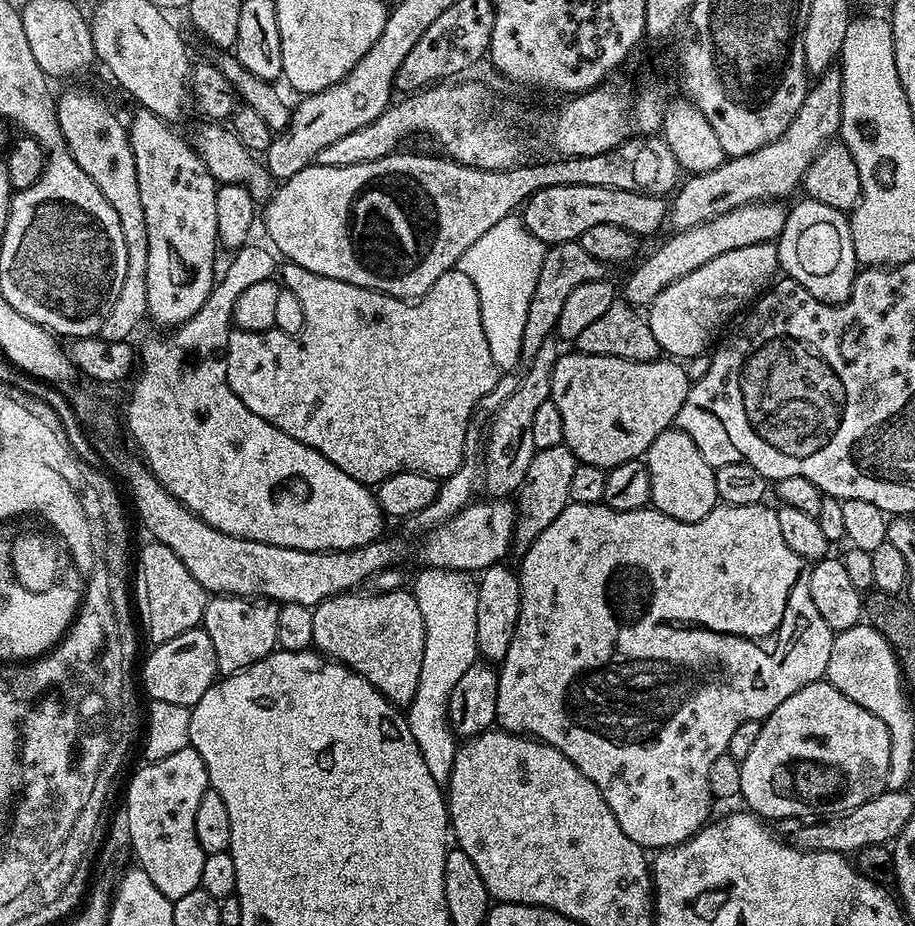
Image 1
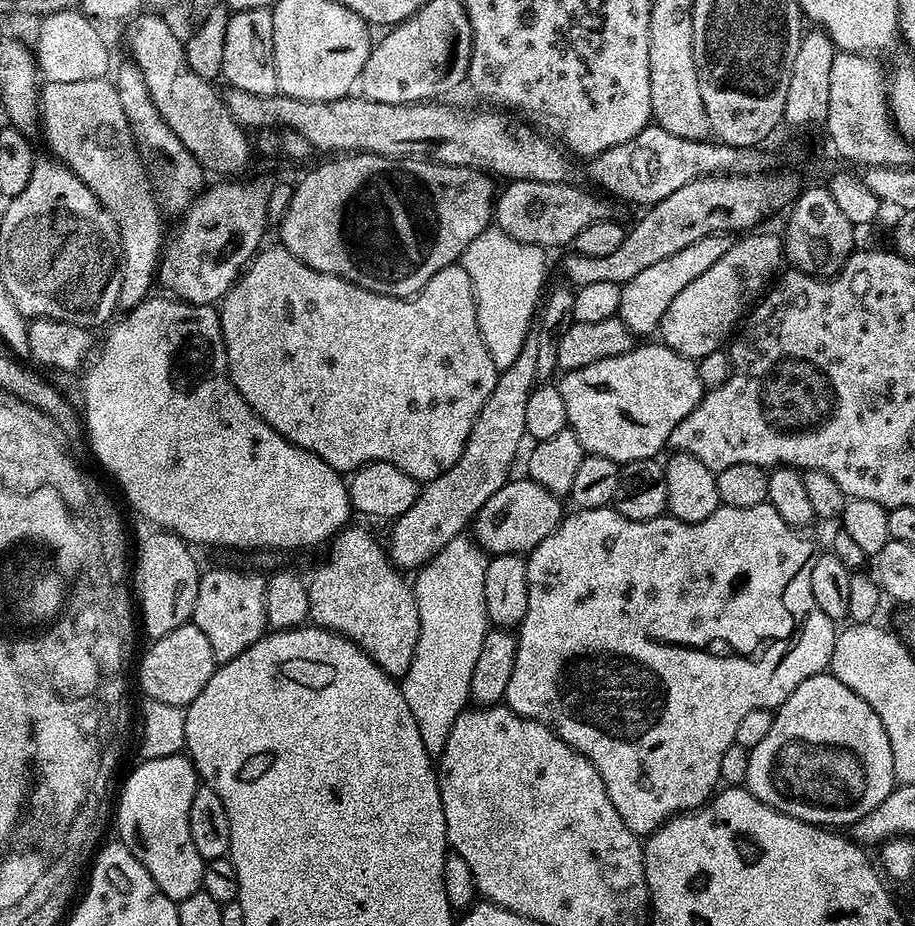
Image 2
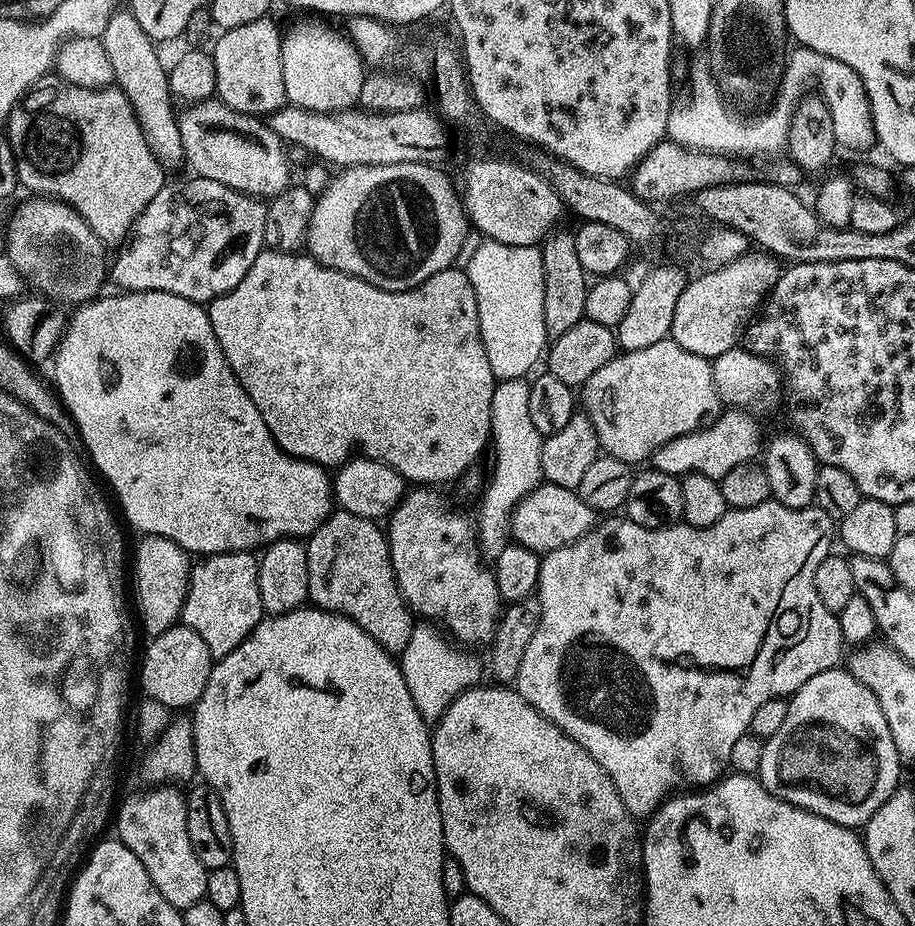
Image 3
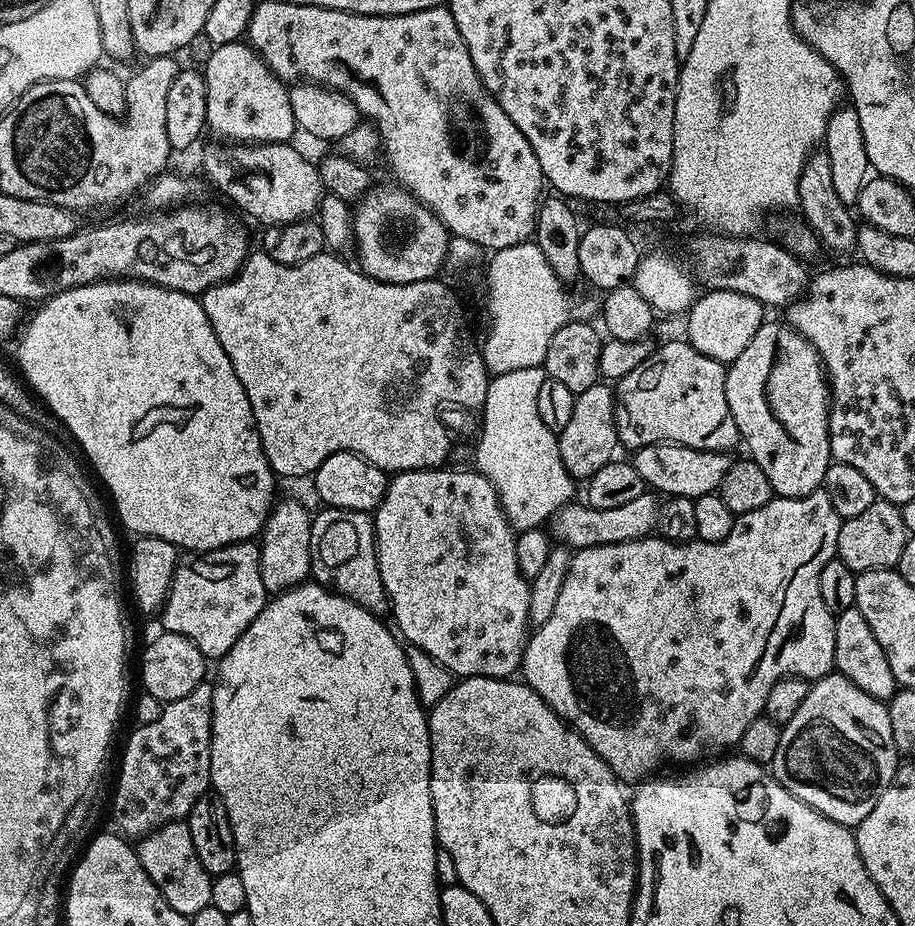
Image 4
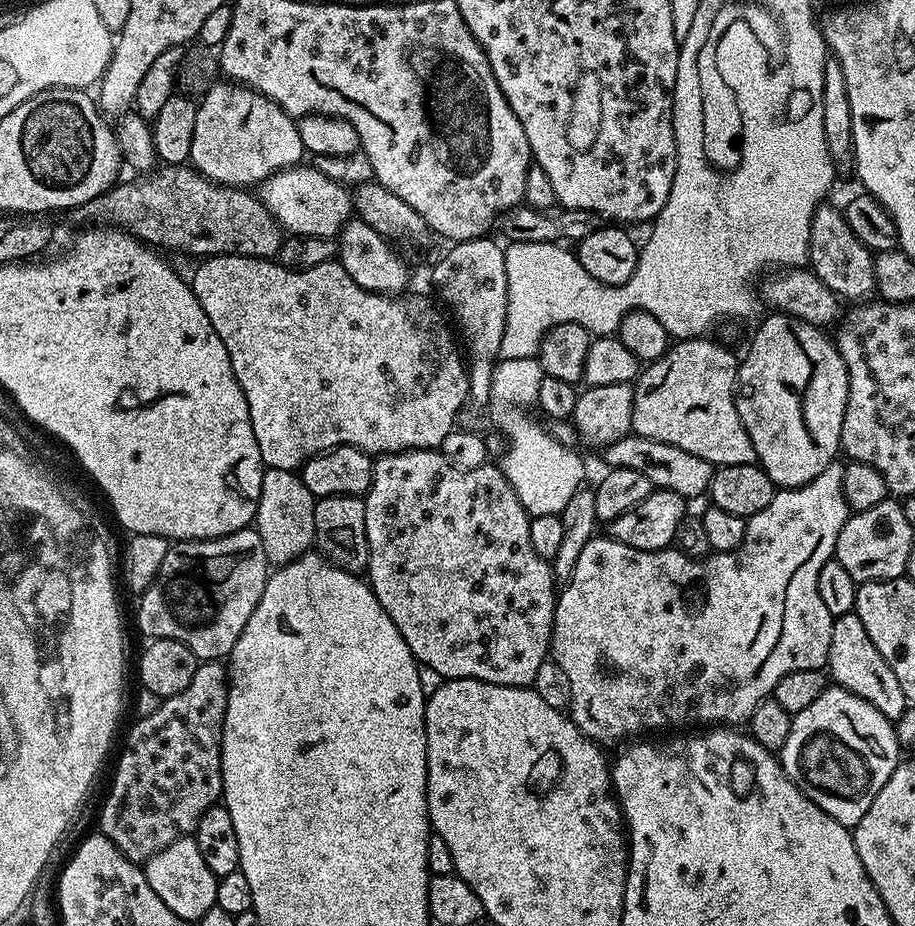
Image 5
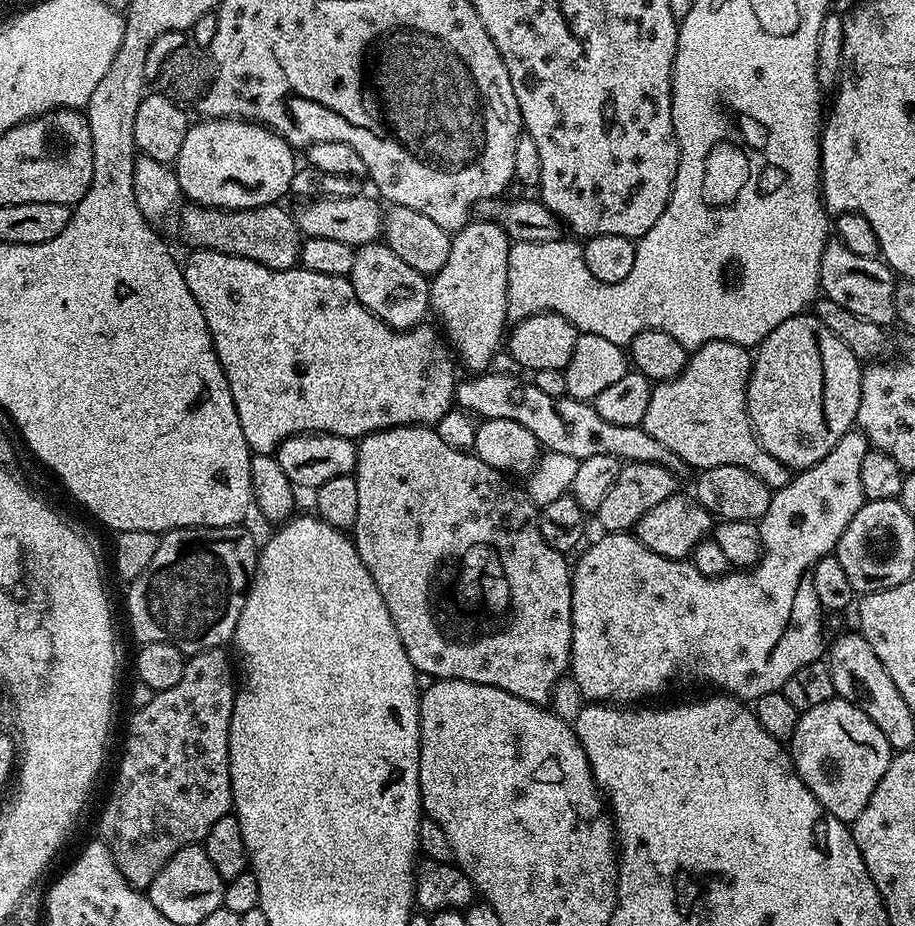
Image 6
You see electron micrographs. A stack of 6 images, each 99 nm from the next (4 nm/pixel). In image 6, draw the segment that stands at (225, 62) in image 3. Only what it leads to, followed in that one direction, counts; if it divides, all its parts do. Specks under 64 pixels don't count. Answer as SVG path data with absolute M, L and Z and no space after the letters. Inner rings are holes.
M204 118L199 122L189 127L174 161L178 186L189 201L204 208L257 208L289 195L298 167L291 144L271 128L251 120Z

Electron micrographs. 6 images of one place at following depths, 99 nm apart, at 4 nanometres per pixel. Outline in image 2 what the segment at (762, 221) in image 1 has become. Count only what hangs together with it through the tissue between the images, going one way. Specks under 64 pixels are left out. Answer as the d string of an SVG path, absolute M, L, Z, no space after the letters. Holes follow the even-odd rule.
M728 234L698 238L698 242L690 242L686 250L678 250L678 254L670 254L670 258L662 258L662 262L654 262L654 266L641 270L636 277L630 278L630 282L620 285L619 320L631 330L633 337L651 337L648 335L659 329L670 302L674 302L694 278L702 278L702 274L706 274L706 270L710 270L710 266L714 266L733 243L733 237Z

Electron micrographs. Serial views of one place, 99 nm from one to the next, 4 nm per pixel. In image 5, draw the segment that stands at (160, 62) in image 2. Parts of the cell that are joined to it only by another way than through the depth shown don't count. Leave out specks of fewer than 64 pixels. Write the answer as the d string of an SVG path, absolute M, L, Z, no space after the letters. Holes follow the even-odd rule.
M311 166L284 168L267 176L258 186L258 195L281 229L288 234L293 232L296 238L335 237L354 216L349 189Z

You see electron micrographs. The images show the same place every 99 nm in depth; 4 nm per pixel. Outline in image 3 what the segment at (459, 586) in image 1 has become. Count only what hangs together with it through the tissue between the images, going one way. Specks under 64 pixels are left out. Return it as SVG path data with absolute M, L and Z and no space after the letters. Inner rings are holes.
M527 379L502 380L494 390L490 444L493 449L496 447L496 453L492 456L492 477L489 480L487 477L479 497L480 517L477 515L474 520L481 553L488 558L495 558L502 549L508 547L512 512L516 503L542 483L540 451L544 437L538 434L538 430L534 430L534 422L530 422L528 386ZM420 622L413 627L410 642L406 642L403 651L398 654L402 678L406 678L410 698L414 698L414 706L418 706L418 714L422 714L425 722L440 720L450 706L450 702L454 702L454 698L461 696L466 689L477 687L481 683L481 657L479 660L478 657L463 652L463 650L468 651L463 647L460 649L455 646L460 647L453 643L439 627L428 622Z

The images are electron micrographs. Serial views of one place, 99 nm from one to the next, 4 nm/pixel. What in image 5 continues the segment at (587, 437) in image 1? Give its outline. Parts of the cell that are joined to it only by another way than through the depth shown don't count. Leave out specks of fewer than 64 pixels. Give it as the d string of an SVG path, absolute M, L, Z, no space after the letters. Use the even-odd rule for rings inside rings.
M709 338L676 340L662 358L651 361L634 381L632 432L666 442L713 466L757 463L756 451L738 418L736 370L738 356Z

